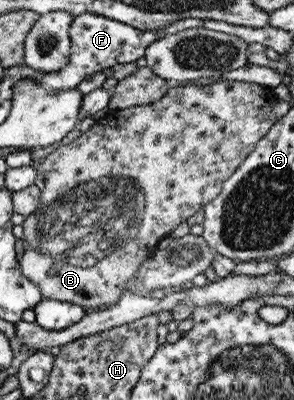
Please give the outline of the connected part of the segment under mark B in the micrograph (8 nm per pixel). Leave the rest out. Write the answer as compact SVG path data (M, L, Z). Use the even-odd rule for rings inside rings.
M224 80L200 87L172 85L164 94L164 98L156 102L122 110L107 110L104 118L90 128L88 132L77 137L69 144L53 150L51 154L42 158L41 163L35 168L37 172L35 185L40 188L41 202L40 207L30 216L25 217L25 221L22 223L25 249L22 258L20 258L20 271L28 280L40 287L40 293L45 299L58 299L78 304L86 309L105 308L116 304L126 291L128 280L134 277L146 256L152 256L158 243L220 194L222 183L244 162L244 159L254 150L258 141L277 122L277 118L272 114L272 109L278 102L278 98L269 87L263 87L252 82Z

